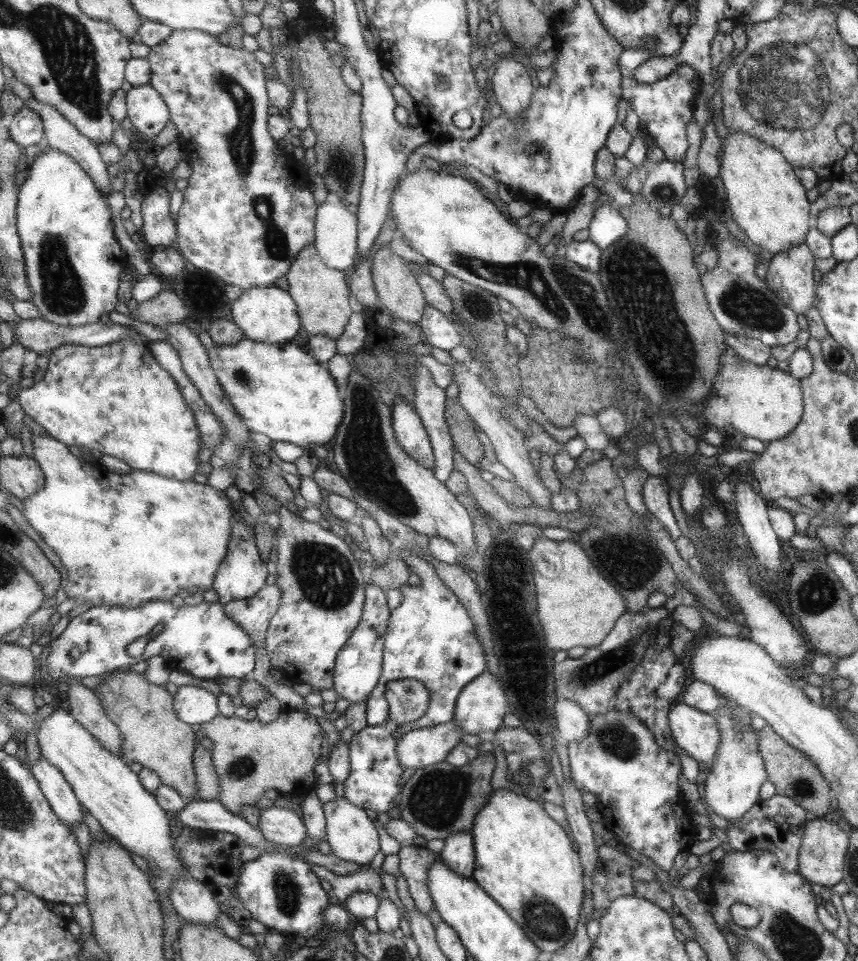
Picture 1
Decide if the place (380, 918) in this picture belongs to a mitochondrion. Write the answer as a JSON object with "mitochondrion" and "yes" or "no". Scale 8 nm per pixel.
{"mitochondrion":"no"}

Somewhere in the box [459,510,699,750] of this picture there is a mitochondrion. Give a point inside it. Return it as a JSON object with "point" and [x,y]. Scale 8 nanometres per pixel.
{"point":[631,560]}

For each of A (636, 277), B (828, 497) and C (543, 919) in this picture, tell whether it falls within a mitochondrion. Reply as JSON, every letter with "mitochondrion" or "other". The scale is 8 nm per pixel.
{"A":"mitochondrion","B":"other","C":"mitochondrion"}

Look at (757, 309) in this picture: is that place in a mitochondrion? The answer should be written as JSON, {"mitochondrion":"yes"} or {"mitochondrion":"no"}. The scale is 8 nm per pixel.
{"mitochondrion":"yes"}

